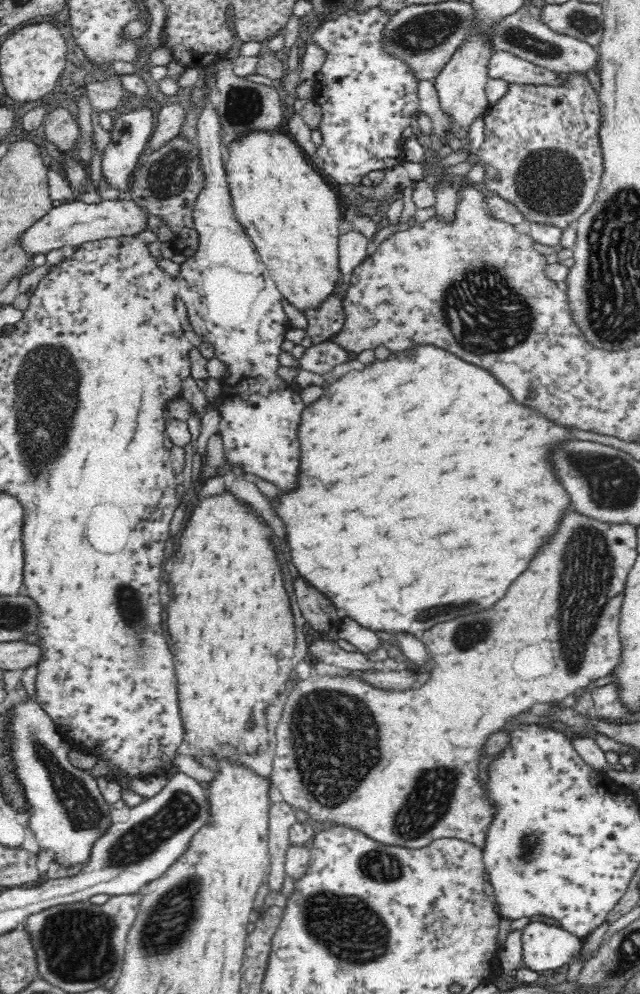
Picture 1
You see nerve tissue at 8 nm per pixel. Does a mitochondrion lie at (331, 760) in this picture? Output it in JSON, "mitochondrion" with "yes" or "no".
{"mitochondrion":"yes"}

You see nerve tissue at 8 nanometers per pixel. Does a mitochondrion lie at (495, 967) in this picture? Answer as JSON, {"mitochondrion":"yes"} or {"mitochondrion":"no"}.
{"mitochondrion":"no"}

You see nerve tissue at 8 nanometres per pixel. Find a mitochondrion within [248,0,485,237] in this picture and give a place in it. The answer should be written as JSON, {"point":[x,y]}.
{"point":[423,32]}

